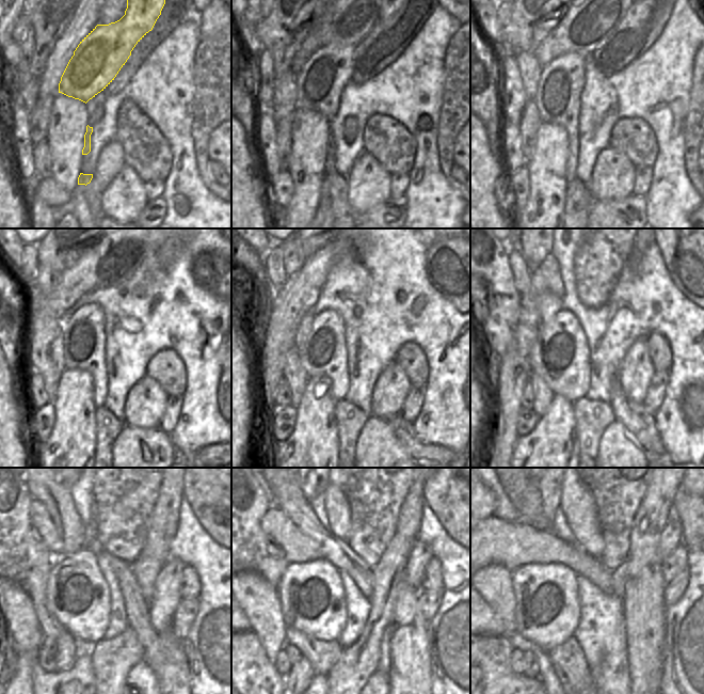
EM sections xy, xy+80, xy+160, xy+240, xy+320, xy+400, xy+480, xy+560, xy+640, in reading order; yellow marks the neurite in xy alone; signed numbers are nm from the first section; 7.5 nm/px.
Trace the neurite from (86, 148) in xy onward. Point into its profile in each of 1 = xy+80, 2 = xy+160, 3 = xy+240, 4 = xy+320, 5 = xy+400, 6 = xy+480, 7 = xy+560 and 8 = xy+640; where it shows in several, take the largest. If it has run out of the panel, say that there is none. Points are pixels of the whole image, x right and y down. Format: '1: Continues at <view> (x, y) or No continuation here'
1: Continues at xy+80 (330, 170)
2: Continues at xy+160 (558, 97)
3: Continues at xy+240 (84, 333)
4: Continues at xy+320 (324, 355)
5: Continues at xy+400 (560, 356)
6: Continues at xy+480 (77, 595)
7: Continues at xy+560 (312, 595)
8: Continues at xy+640 (546, 601)

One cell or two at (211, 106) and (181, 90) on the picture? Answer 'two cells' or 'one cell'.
two cells

